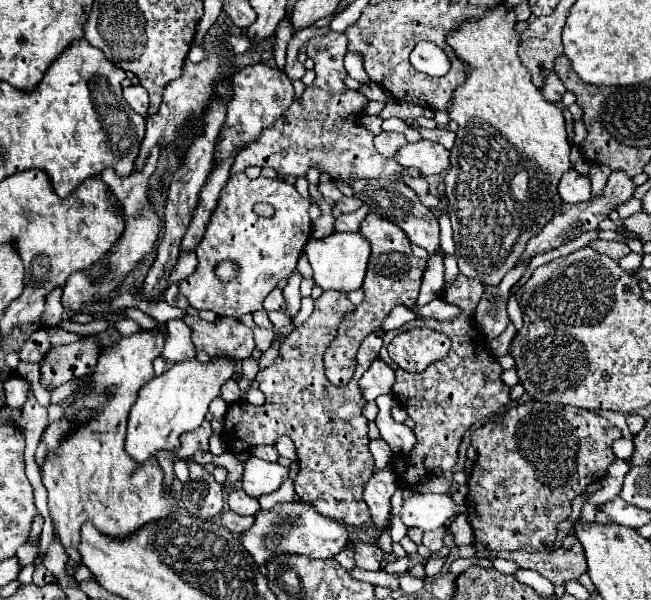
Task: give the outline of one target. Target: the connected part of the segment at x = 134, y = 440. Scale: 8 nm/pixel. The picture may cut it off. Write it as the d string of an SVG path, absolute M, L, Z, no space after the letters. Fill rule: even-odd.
M216 356L210 362L176 362L162 376L152 378L146 386L142 386L138 400L130 410L126 452L136 462L146 462L148 458L156 458L160 450L178 450L180 434L186 430L196 430L202 424L208 412L208 404L216 396L220 396L220 388L234 376L234 372L234 360L226 356Z

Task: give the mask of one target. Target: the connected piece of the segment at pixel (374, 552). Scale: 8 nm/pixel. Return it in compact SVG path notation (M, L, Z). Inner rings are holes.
M354 540L354 562L358 568L364 570L380 570L382 564L382 550L372 542Z

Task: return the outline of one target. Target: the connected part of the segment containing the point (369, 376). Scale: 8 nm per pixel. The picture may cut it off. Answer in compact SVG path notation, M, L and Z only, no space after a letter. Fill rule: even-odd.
M376 358L360 378L360 390L366 402L376 400L380 394L392 392L392 384L394 384L394 370L380 358Z

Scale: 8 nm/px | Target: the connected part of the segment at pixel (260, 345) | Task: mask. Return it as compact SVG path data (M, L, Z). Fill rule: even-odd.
M256 326L256 328L254 328L254 342L256 342L256 348L258 348L260 352L266 352L268 346L272 344L274 334L276 334L274 330L266 330L266 328Z

